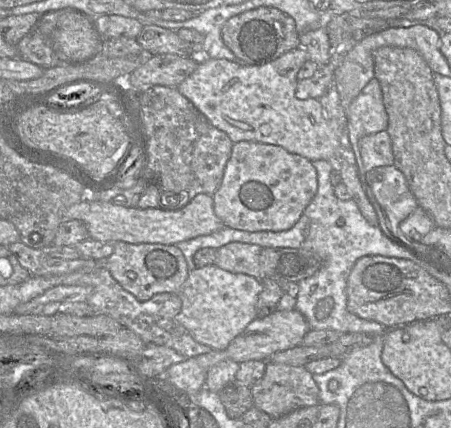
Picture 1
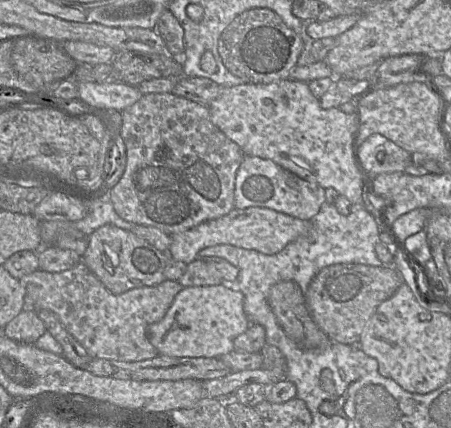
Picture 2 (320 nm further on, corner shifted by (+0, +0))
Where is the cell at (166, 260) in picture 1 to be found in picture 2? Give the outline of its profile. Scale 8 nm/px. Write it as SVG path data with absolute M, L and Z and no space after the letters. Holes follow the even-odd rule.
M106 224L88 237L82 262L109 292L119 295L134 288L156 286L165 281L164 269L169 262L169 256L131 231Z

